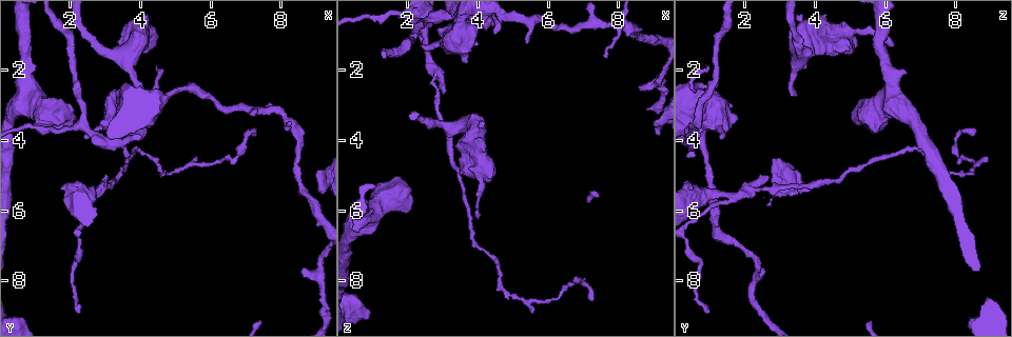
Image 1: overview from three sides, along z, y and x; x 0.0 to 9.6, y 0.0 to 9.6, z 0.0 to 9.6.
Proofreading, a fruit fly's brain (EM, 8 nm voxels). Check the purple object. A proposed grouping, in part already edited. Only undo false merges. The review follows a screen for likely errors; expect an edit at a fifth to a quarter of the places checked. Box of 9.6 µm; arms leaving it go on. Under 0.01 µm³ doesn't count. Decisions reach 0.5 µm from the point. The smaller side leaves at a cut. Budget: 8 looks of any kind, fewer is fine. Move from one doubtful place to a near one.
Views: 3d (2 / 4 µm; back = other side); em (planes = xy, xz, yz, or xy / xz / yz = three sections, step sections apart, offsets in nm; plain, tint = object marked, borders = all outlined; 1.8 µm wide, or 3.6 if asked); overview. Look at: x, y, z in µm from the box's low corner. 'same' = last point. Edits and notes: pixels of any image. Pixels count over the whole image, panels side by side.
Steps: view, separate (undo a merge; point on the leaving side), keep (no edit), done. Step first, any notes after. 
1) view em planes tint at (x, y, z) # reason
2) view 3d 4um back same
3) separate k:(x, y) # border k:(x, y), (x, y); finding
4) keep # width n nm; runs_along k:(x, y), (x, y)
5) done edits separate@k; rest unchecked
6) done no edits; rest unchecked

view 3d 2um at (9.10, 7.70, 2.40) # a fork

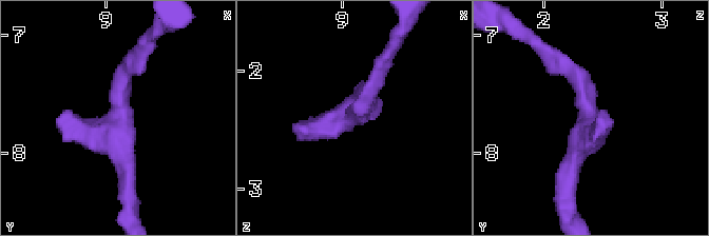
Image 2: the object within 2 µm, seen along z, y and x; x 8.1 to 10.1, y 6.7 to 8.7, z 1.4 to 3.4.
view em xz step 16 tint at (9.10, 7.74, 2.36)

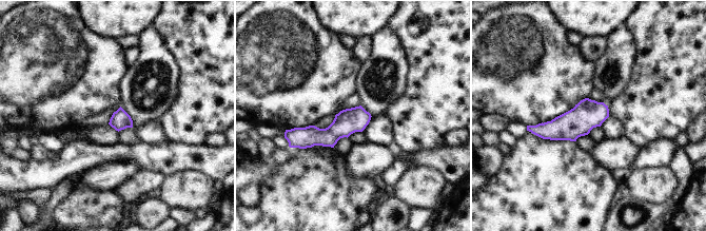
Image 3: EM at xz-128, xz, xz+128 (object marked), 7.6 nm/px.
view em planes tint same

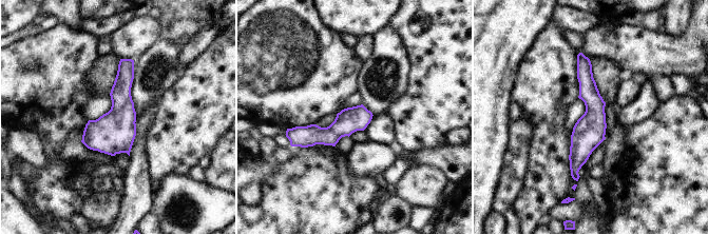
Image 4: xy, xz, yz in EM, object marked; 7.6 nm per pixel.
keep # width 190 nm; one neuron here

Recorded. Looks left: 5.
view em planes tint at (8.25, 3.45, 0.75) # sharp bend

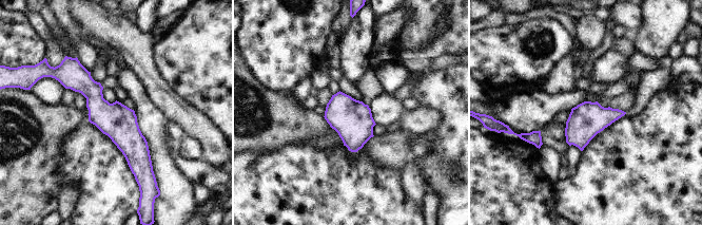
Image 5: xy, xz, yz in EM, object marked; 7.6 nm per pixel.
keep # width 260 nm; runs_along 5:(75, 67), (134, 146), (137, 174); all the same neuron

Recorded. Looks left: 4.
view em 3.6um planes plain at (3.95, 1.05, 4.45) # abrupt turn

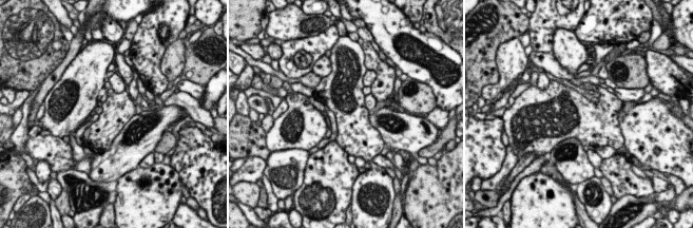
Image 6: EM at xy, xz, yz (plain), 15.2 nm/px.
view em 3.6um planes tint same # where the object lies

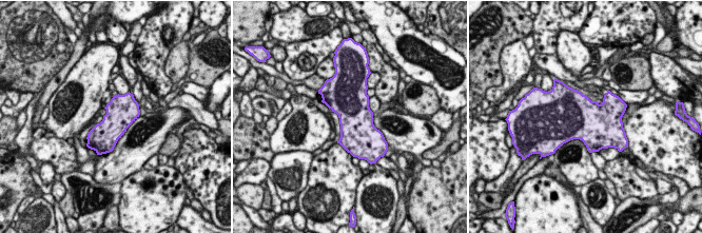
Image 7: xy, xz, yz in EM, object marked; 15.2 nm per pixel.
keep # width 480 nm; one neuron here

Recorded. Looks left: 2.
done no edits; rest unchecked

